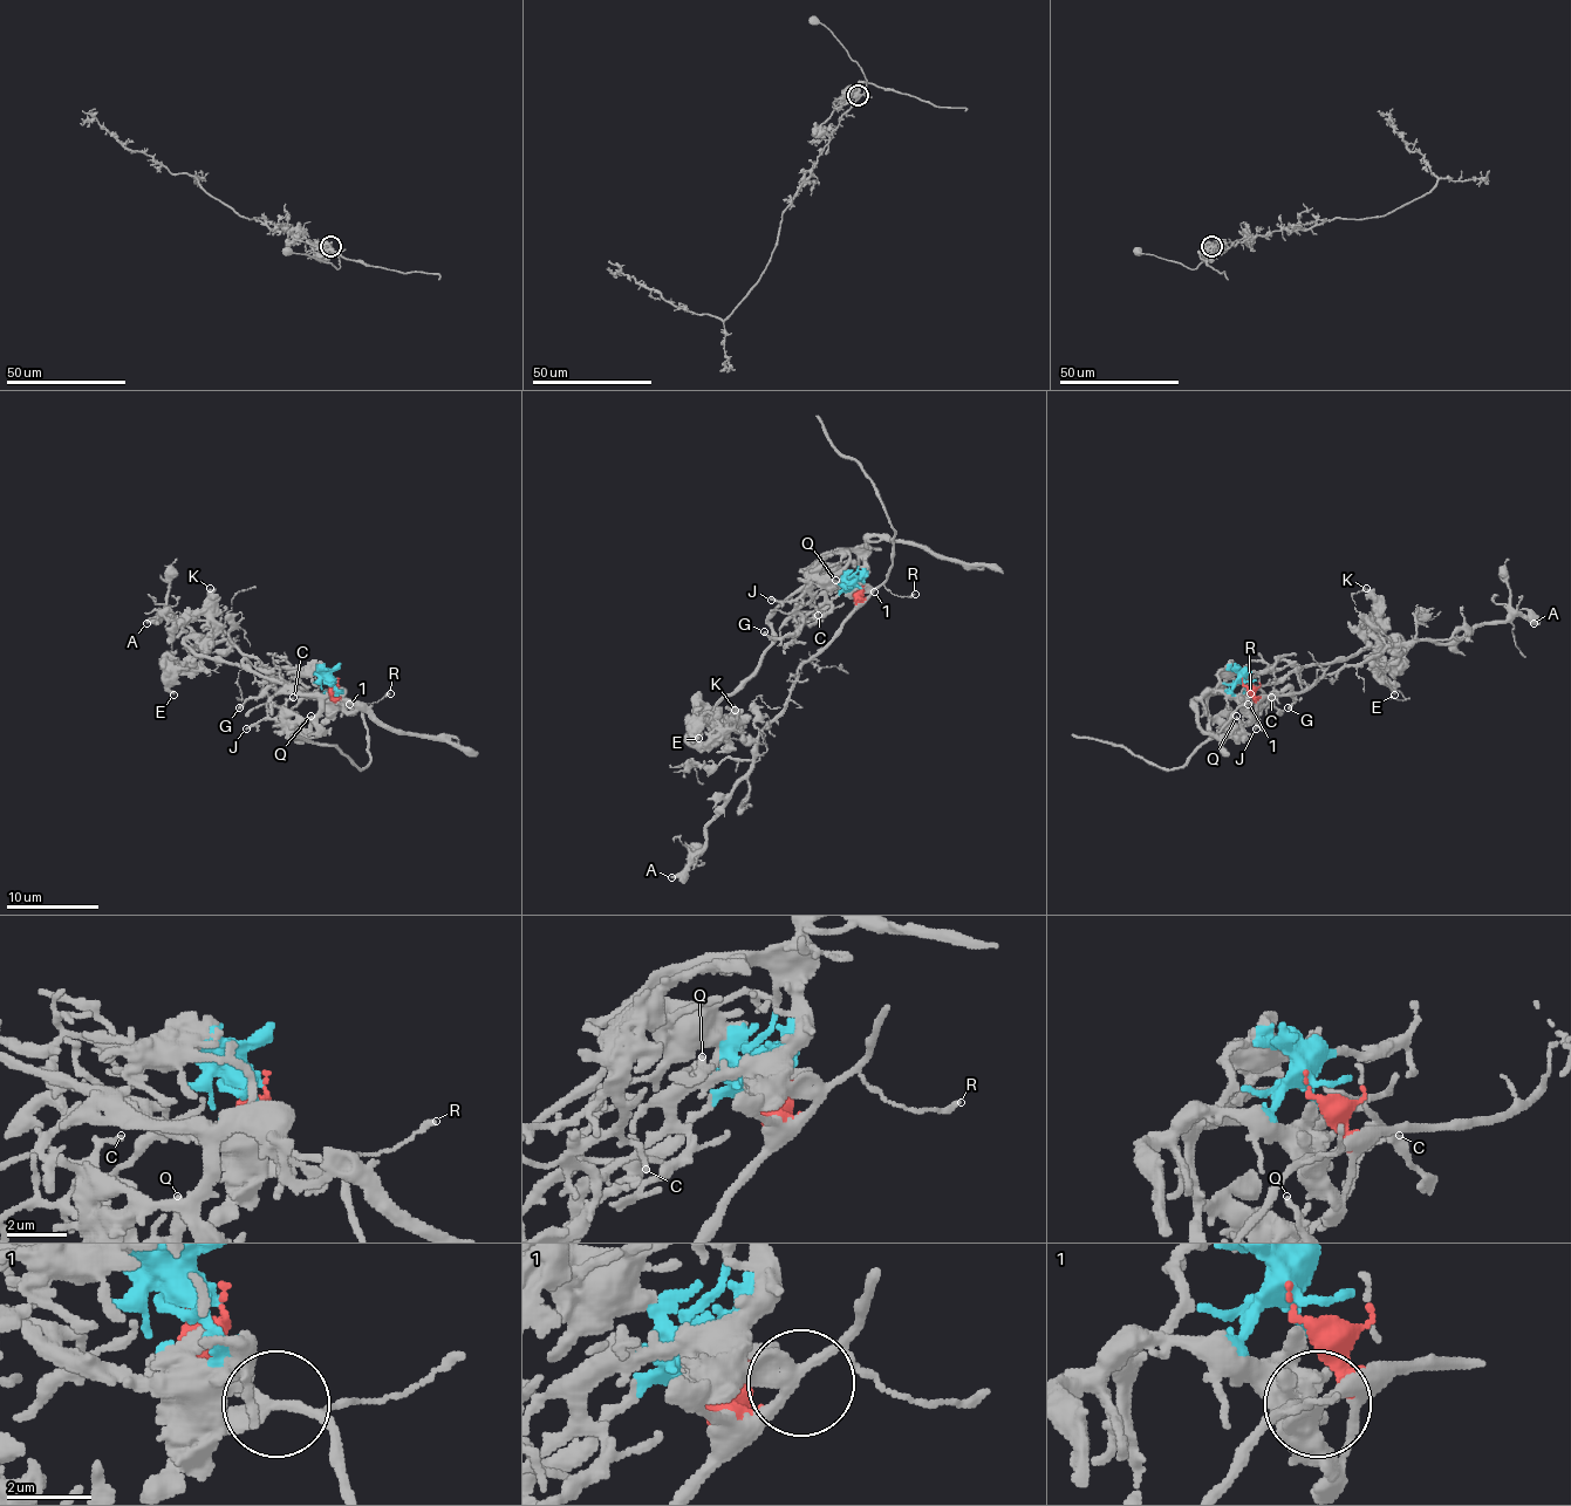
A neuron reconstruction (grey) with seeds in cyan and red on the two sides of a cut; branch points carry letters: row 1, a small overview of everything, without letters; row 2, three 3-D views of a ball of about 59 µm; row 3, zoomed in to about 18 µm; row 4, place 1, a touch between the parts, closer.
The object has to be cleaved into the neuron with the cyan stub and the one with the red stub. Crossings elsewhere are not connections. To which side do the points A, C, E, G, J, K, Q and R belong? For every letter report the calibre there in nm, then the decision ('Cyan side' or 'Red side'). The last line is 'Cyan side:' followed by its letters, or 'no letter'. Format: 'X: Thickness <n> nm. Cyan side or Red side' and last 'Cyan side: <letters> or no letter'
A: Thickness 360 nm. Red side
C: Thickness 160 nm. Cyan side
E: Thickness 360 nm. Cyan side
G: Thickness 200 nm. Cyan side
J: Thickness 220 nm. Cyan side
K: Thickness 440 nm. Cyan side
Q: Thickness 190 nm. Cyan side
R: Thickness 190 nm. Red side
Cyan side: C, E, G, J, K, Q

